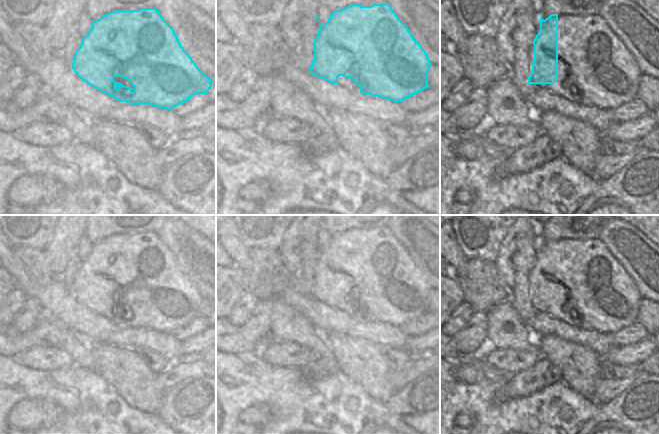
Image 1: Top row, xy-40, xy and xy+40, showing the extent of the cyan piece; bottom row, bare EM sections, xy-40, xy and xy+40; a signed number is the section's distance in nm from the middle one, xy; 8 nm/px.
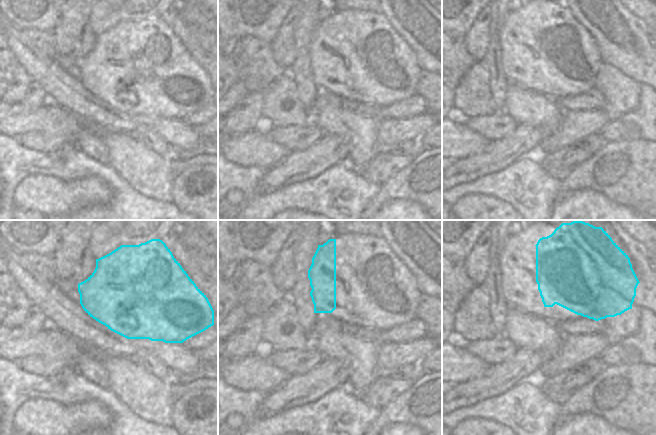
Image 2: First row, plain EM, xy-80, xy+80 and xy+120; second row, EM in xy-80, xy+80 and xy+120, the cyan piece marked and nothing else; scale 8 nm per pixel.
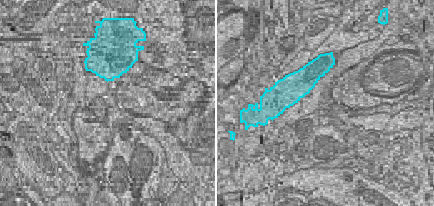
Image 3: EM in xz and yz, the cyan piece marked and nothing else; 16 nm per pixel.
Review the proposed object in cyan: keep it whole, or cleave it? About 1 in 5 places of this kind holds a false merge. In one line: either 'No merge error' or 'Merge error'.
No merge error.

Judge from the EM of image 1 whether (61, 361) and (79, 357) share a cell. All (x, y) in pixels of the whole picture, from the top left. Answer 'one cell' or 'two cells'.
two cells

